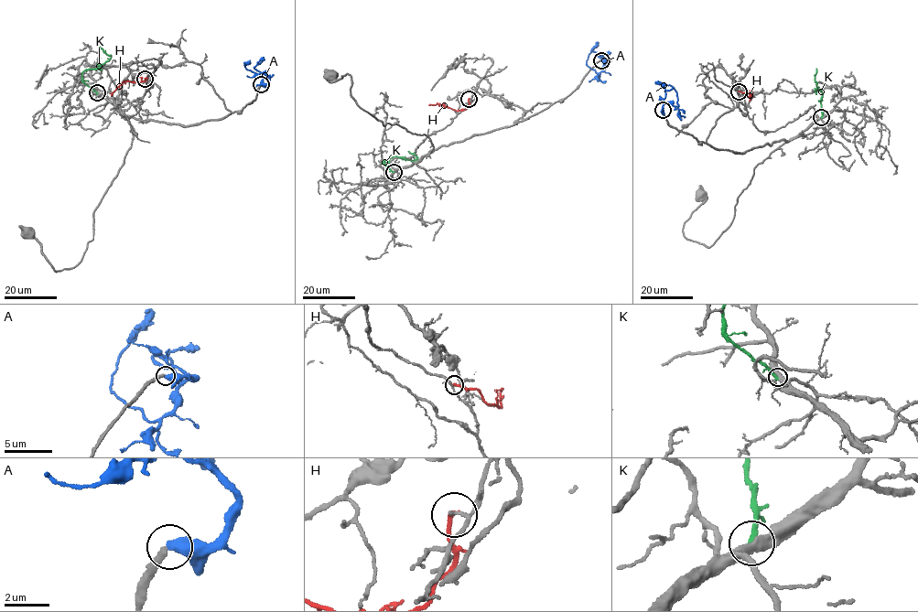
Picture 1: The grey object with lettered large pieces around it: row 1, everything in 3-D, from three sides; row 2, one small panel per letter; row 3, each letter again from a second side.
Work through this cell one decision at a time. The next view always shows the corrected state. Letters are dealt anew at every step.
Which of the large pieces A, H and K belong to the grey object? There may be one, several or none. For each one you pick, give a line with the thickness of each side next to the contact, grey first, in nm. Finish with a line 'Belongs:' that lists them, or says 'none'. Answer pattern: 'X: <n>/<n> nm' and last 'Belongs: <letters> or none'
Belongs: none

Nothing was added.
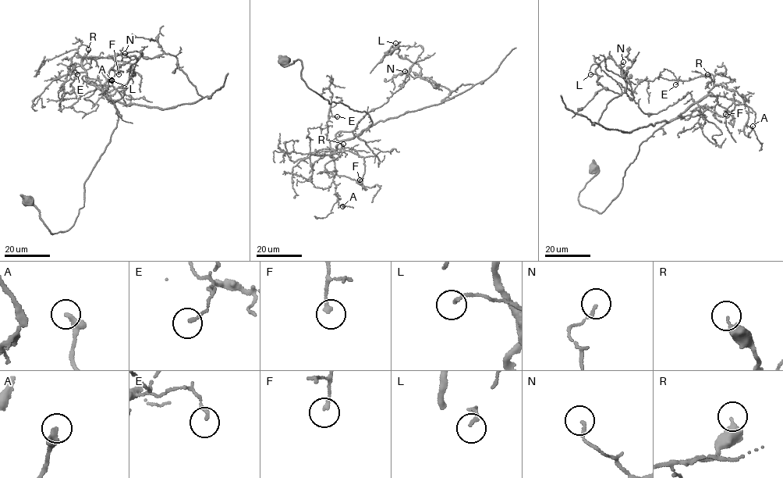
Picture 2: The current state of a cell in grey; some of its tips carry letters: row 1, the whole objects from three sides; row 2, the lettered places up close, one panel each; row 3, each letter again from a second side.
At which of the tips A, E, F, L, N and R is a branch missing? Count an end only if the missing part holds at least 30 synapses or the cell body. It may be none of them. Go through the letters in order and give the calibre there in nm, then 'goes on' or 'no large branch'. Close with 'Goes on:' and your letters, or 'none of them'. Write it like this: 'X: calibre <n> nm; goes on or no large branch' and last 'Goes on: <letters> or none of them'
A: calibre 200 nm; no large branch
E: calibre 140 nm; no large branch
F: calibre 200 nm; no large branch
L: calibre 150 nm; no large branch
N: calibre 130 nm; no large branch
R: calibre 320 nm; no large branch
Goes on: none of them

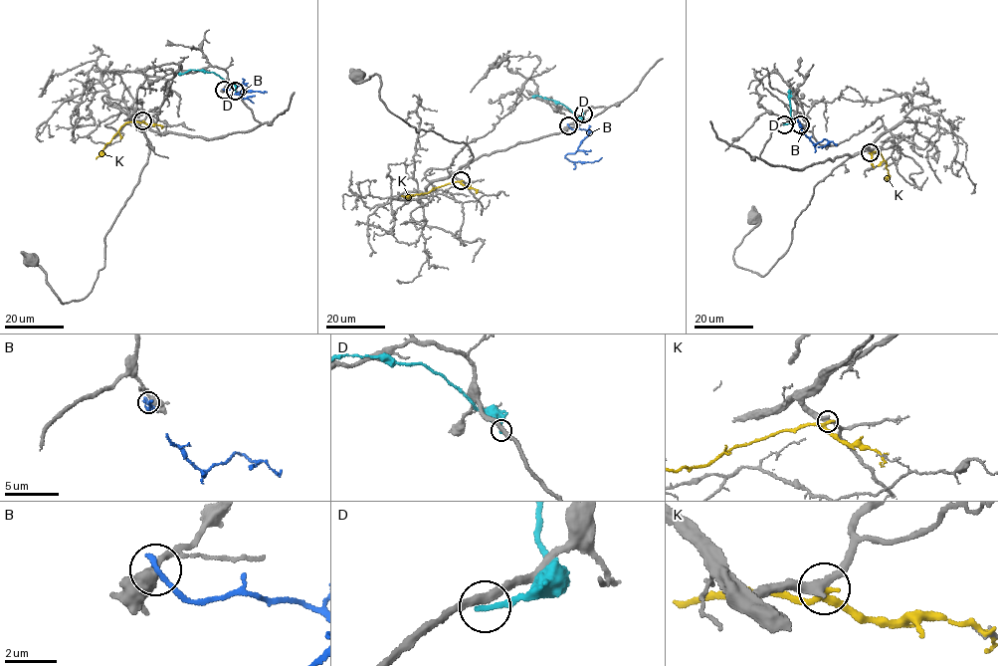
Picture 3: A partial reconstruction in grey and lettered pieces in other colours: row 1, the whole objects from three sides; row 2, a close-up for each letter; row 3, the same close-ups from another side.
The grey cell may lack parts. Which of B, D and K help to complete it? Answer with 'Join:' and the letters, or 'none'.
Join: none

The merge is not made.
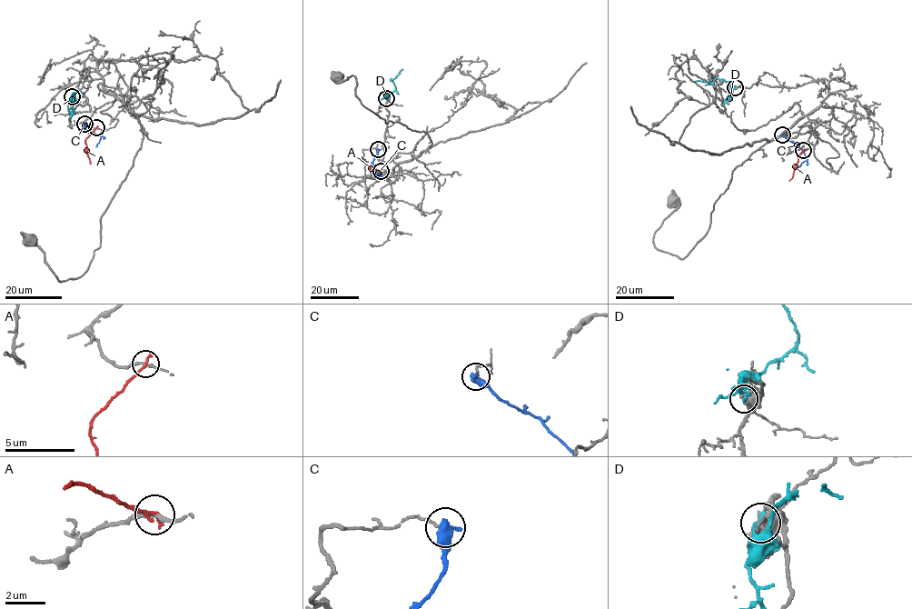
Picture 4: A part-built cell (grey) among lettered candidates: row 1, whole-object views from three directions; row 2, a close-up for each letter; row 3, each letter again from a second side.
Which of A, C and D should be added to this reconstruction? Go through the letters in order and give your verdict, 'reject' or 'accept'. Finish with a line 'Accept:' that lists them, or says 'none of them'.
A: reject
C: reject
D: reject
Accept: none of them

